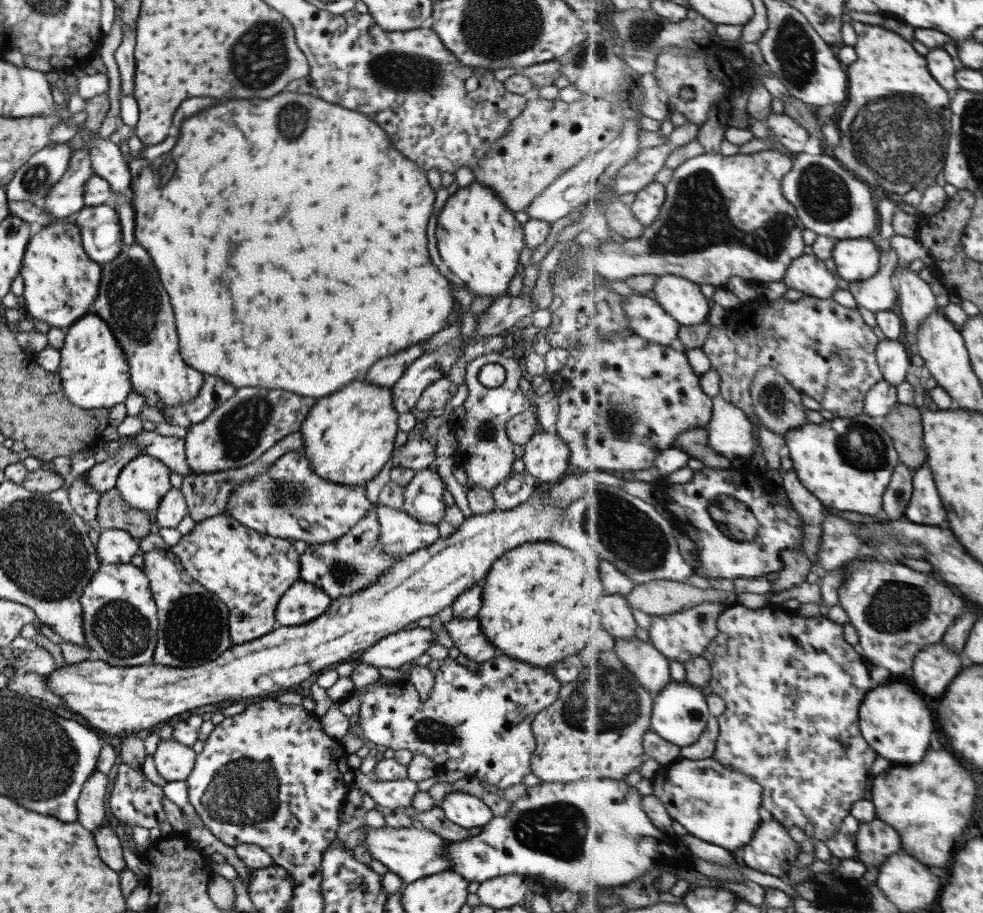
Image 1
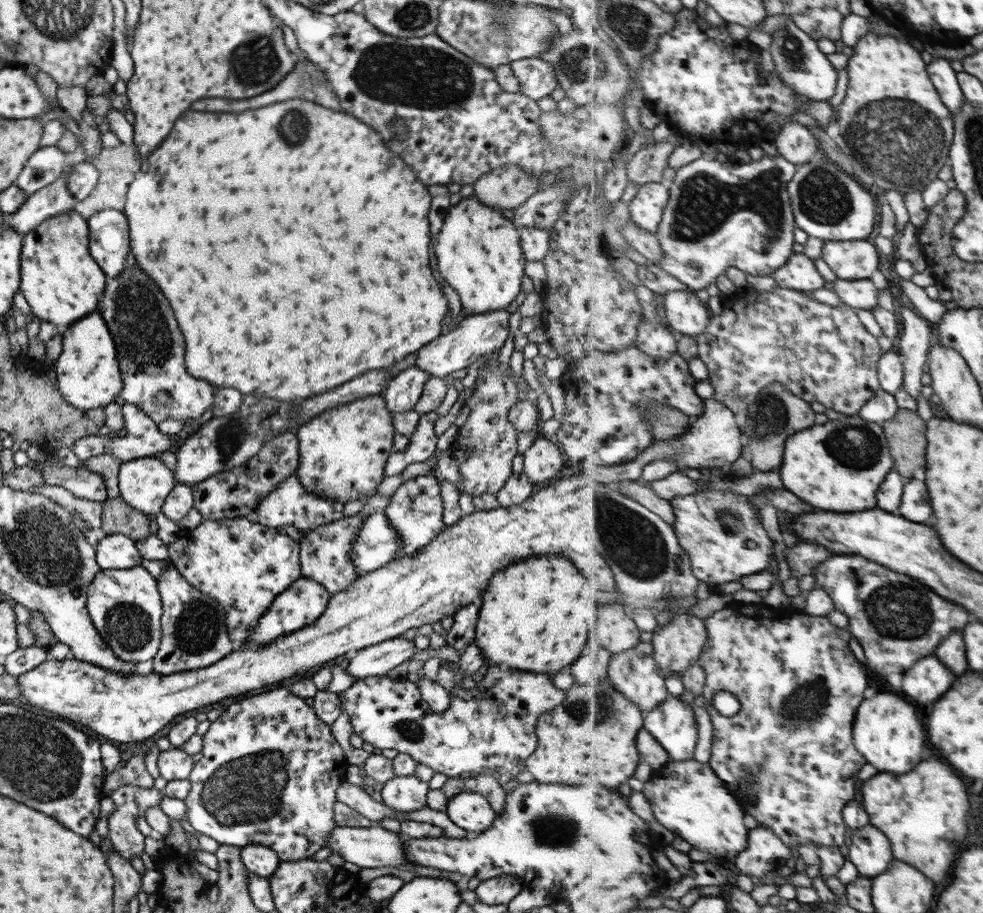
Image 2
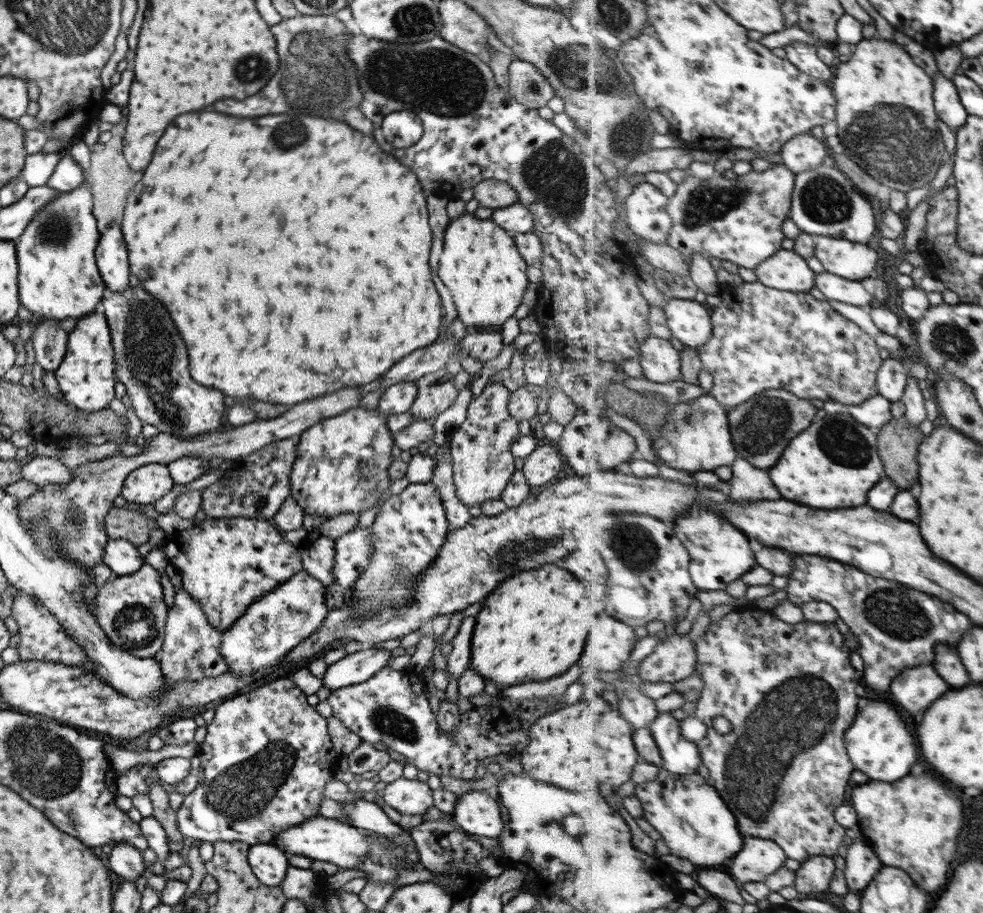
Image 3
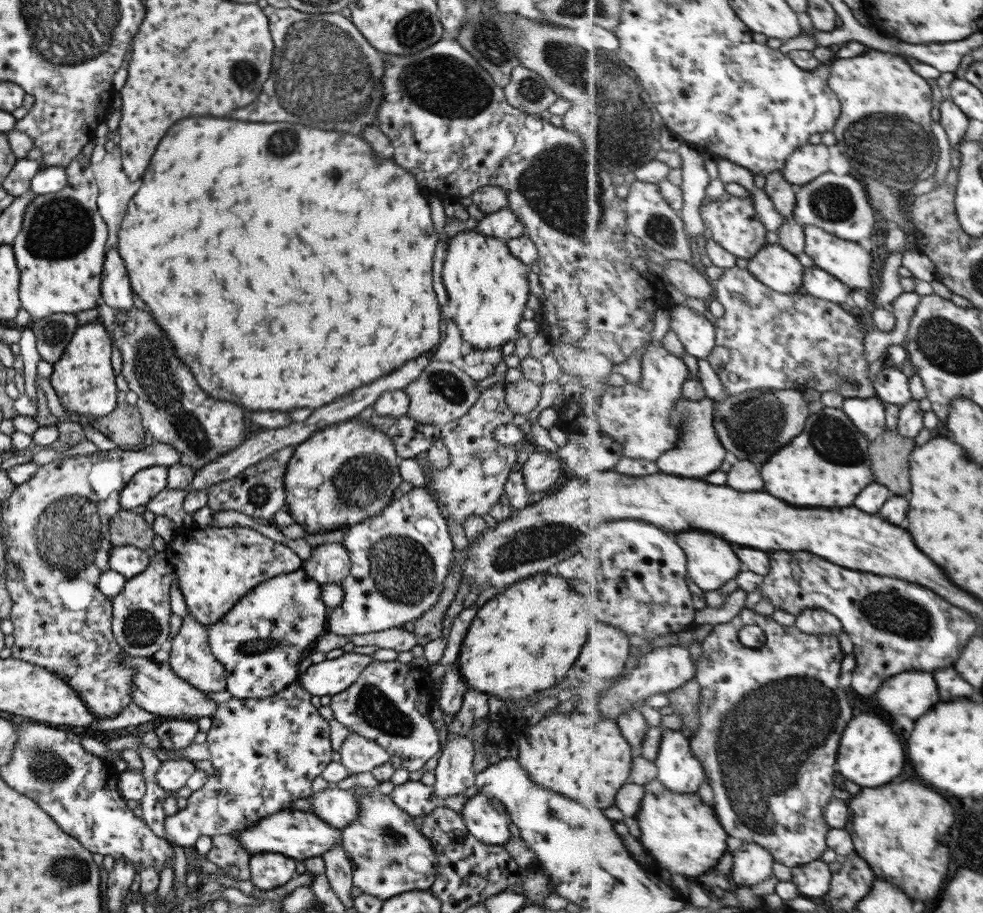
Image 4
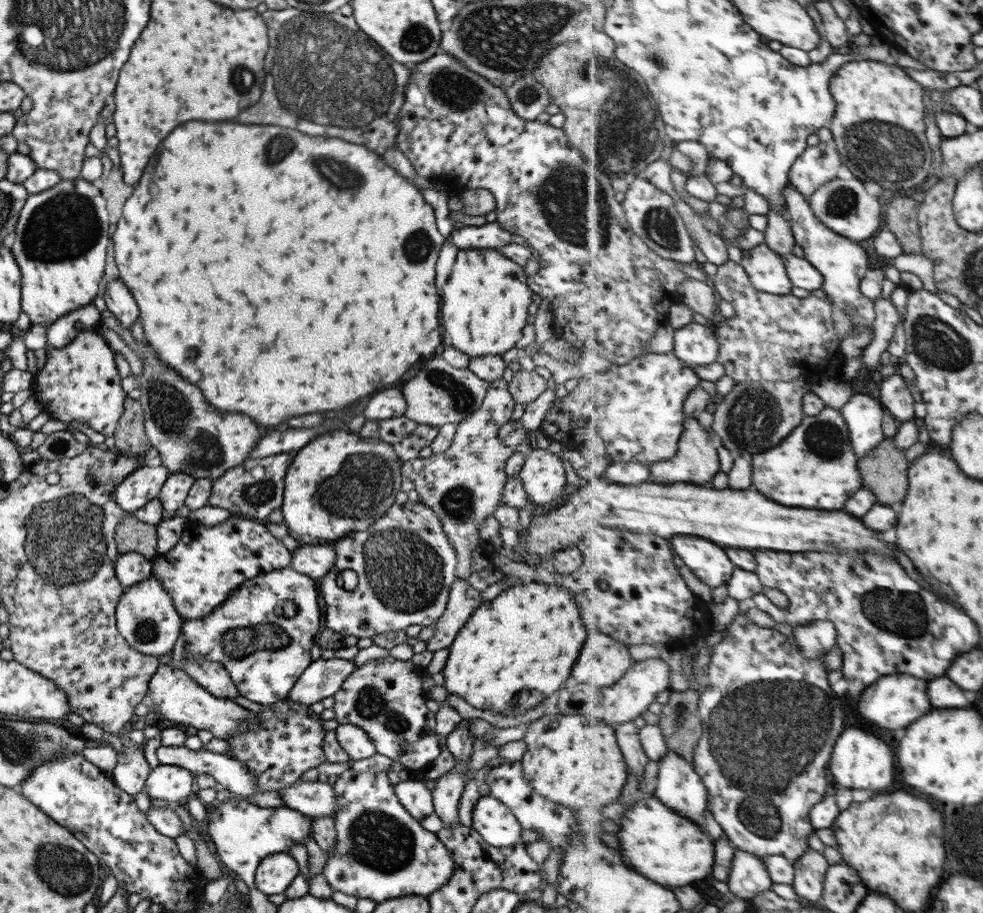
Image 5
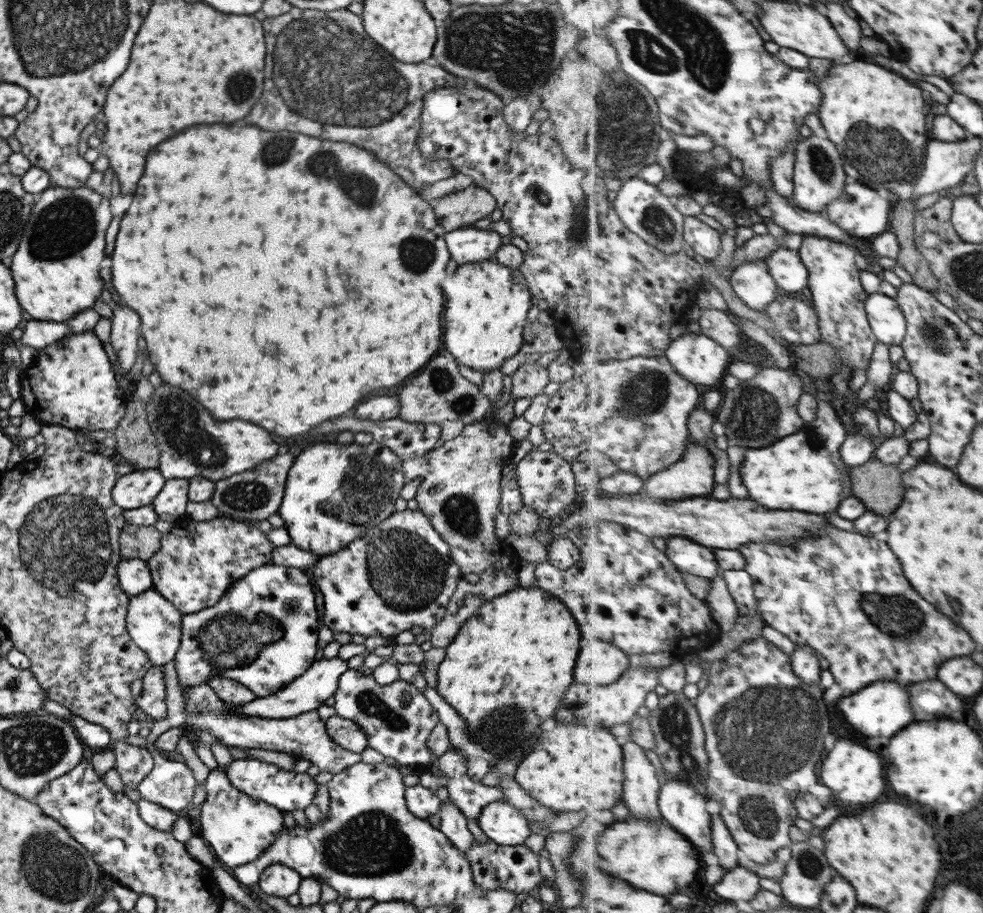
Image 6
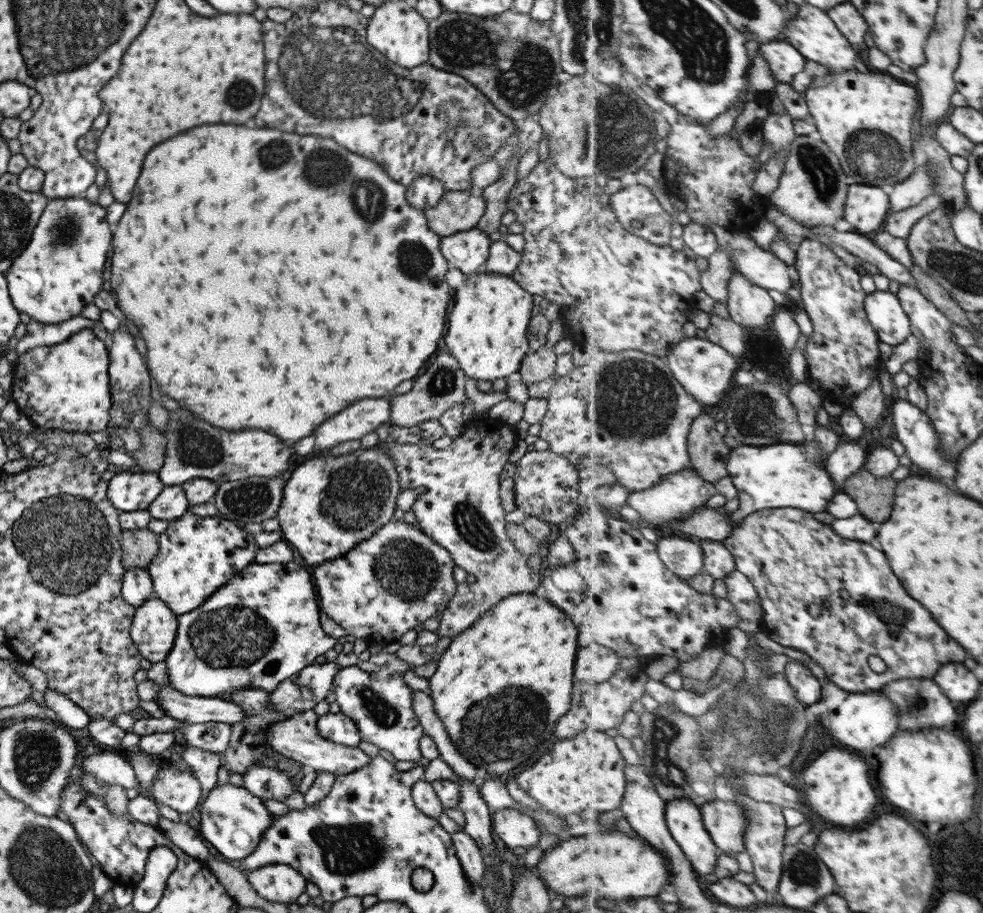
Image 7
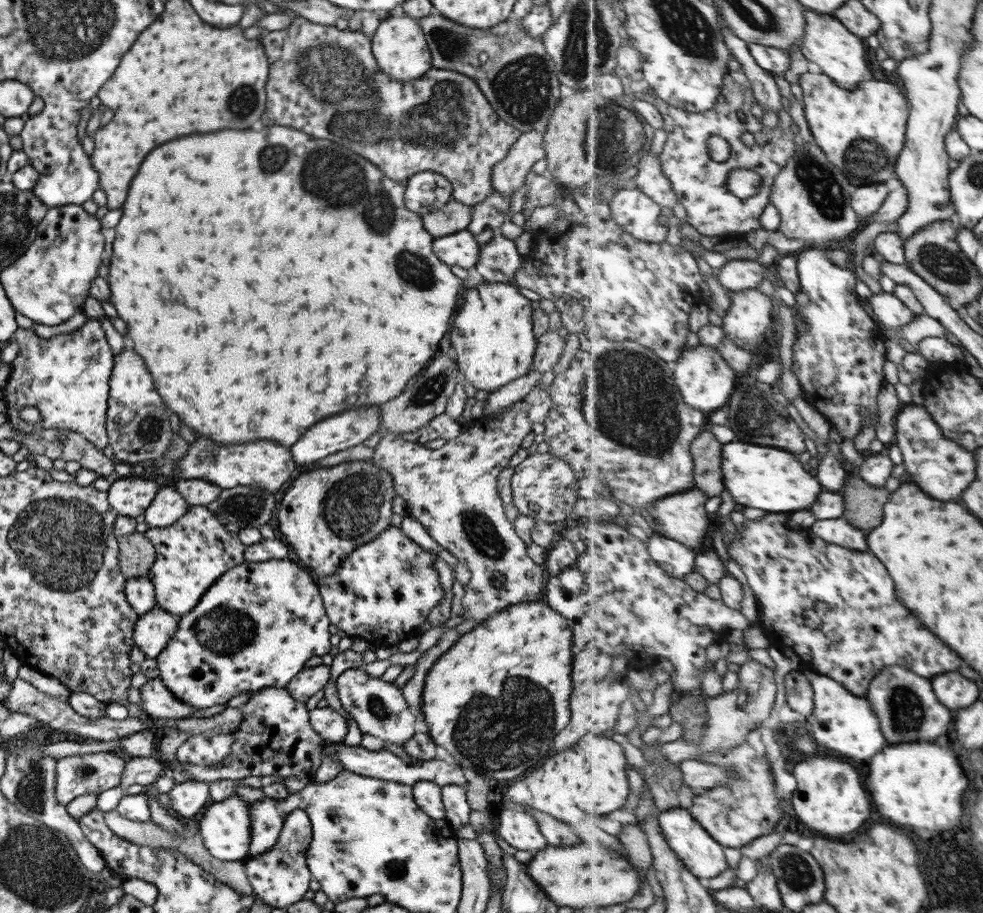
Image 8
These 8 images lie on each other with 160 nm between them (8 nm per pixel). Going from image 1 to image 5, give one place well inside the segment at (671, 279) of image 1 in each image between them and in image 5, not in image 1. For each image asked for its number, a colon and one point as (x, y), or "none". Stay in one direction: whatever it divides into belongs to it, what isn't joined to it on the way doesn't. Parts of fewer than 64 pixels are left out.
2: (686, 314)
3: (691, 323)
4: (698, 334)
5: (695, 344)

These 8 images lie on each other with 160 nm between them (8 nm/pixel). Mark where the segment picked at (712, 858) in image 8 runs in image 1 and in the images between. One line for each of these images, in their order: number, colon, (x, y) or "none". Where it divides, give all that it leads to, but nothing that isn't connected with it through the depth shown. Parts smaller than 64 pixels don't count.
1: (681, 713)
2: (674, 724)
3: (681, 756)
4: (679, 769)
5: (679, 785)
6: (682, 805)
7: (684, 818)

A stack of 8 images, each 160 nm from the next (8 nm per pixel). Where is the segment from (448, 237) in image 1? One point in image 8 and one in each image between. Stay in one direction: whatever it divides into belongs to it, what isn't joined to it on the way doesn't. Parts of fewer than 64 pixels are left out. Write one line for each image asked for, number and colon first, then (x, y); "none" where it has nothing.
2: (479, 255)
3: (481, 267)
4: (486, 285)
5: (485, 297)
6: (486, 304)
7: (486, 326)
8: (492, 341)

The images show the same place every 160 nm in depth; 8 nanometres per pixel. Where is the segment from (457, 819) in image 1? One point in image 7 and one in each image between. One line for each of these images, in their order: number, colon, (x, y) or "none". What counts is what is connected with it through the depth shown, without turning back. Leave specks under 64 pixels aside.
2: (470, 811)
3: (477, 813)
4: (484, 818)
5: (492, 820)
6: (502, 824)
7: (514, 828)

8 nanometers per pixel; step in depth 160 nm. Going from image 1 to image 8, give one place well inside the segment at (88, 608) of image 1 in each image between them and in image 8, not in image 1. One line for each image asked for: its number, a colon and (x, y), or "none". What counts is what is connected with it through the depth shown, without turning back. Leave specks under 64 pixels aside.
2: (124, 606)
3: (129, 610)
4: (140, 612)
5: (146, 619)
6: (152, 622)
7: (153, 625)
8: (152, 630)

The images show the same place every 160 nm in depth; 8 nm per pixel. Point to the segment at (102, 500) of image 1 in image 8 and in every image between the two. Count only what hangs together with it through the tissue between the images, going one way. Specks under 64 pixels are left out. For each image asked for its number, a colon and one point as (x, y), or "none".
2: (117, 517)
3: (119, 523)
4: (127, 527)
5: (131, 536)
6: (134, 542)
7: (138, 547)
8: (136, 554)

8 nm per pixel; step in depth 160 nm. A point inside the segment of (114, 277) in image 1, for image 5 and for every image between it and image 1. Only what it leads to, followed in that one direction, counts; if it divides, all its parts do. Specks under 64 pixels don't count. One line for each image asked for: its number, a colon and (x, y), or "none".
2: (149, 349)
3: (149, 358)
4: (173, 409)
5: (190, 437)

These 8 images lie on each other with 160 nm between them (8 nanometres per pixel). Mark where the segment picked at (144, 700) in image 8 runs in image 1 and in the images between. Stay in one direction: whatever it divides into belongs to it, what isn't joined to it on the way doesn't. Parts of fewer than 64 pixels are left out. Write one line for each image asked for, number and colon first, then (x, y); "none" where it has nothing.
1: (403, 646)
2: (376, 660)
3: (353, 668)
4: (331, 676)
5: (320, 678)
6: (307, 692)
7: (193, 709)

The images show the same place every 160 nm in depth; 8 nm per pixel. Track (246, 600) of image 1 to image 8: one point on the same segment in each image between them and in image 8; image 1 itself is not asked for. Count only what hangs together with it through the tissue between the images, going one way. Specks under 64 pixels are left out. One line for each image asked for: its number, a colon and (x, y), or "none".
2: (242, 565)
3: (225, 564)
4: (215, 567)
5: (198, 573)
6: (195, 564)
7: (196, 555)
8: (191, 554)

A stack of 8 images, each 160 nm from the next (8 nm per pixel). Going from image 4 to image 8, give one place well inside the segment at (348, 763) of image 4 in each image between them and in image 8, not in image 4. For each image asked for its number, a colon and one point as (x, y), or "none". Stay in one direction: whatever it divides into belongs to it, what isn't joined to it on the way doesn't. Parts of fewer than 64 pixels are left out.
5: (353, 740)
6: (345, 733)
7: (336, 727)
8: (325, 721)

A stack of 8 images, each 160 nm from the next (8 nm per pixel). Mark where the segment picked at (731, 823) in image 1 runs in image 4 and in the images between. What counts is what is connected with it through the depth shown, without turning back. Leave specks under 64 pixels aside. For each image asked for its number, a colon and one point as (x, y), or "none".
2: (688, 797)
3: (688, 810)
4: (680, 831)

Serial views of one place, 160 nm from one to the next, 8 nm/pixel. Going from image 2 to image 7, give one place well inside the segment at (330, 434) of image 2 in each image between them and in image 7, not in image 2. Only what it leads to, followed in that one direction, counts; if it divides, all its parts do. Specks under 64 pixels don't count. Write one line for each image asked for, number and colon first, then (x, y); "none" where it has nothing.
3: (341, 463)
4: (342, 474)
5: (339, 483)
6: (333, 493)
7: (329, 504)

